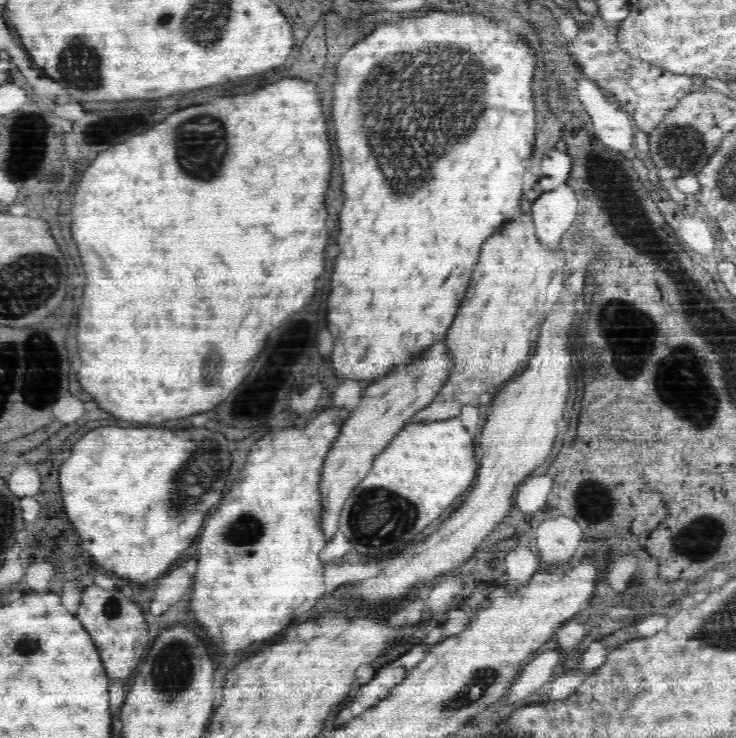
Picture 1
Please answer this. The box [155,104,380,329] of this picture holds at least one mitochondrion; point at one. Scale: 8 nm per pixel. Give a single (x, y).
(200, 144)

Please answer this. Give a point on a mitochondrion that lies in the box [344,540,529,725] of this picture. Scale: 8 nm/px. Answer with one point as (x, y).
(480, 685)

